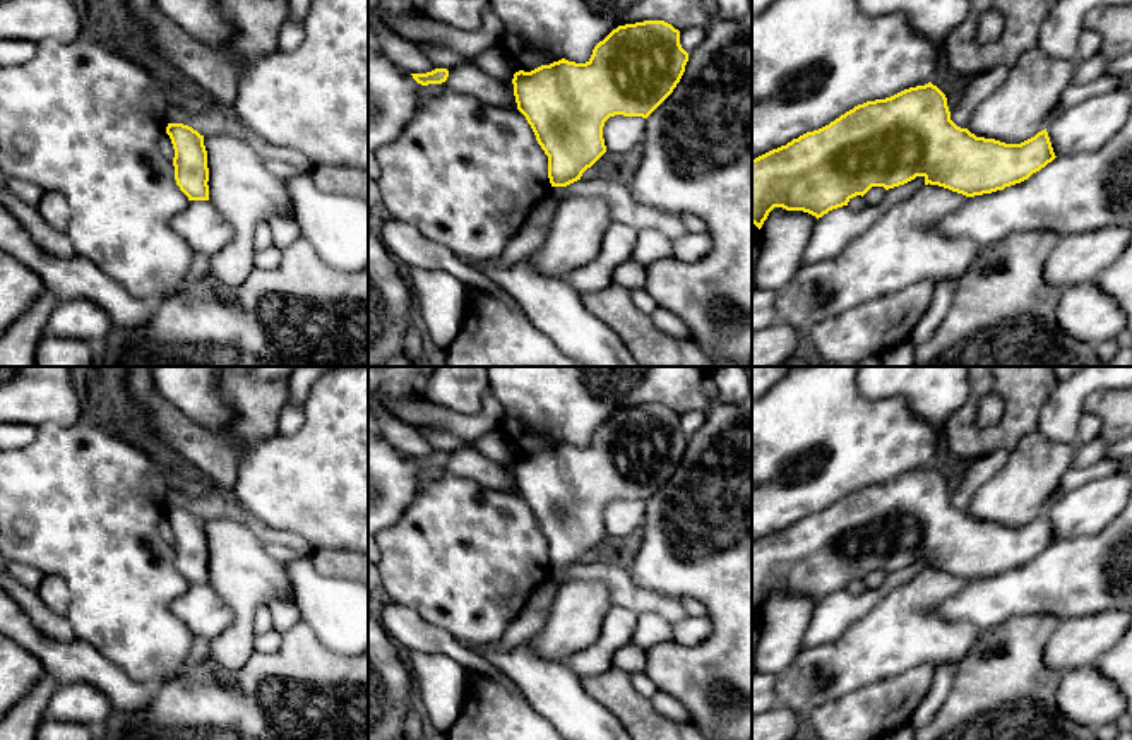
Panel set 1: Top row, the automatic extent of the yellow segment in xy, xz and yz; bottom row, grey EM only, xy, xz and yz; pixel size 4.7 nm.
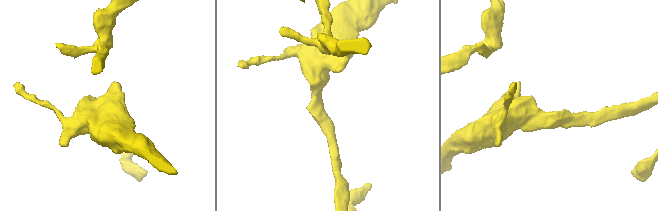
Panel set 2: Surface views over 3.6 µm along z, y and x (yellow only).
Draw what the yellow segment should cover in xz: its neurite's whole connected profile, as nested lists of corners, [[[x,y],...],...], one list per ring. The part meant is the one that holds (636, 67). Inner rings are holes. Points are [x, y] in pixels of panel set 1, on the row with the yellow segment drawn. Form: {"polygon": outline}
{"polygon": [[[644,21],[613,29],[599,41],[586,63],[565,58],[531,72],[514,74],[517,110],[531,125],[548,156],[551,187],[581,180],[605,152],[603,127],[610,116],[647,118],[680,82],[688,53],[680,45],[680,31],[664,21]]]}

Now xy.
{"polygon": [[[168,123],[175,158],[175,180],[188,200],[209,200],[209,168],[204,135],[183,123]]]}

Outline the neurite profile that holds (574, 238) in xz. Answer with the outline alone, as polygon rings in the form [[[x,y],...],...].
[[[572,197],[560,200],[545,242],[533,250],[527,259],[539,274],[567,279],[572,271],[596,259],[605,233],[611,224],[610,207],[601,197]]]

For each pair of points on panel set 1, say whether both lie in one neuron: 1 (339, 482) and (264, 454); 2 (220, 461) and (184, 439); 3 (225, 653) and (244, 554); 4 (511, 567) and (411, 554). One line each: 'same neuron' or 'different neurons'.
1: same neuron
2: same neuron
3: same neuron
4: same neuron

